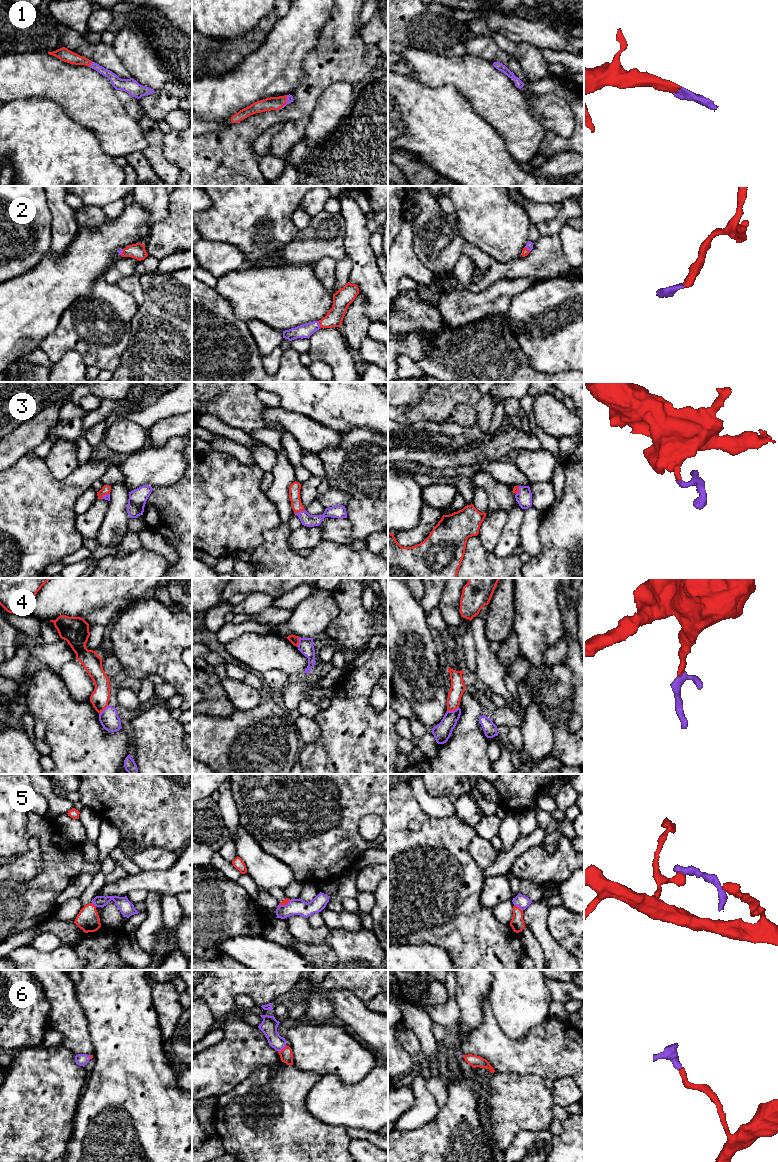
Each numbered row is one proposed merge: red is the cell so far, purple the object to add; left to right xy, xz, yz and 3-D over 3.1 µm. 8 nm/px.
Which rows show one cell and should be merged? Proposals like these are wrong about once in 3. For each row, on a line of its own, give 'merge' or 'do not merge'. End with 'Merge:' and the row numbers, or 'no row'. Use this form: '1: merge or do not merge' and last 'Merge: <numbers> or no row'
1: merge
2: merge
3: merge
4: do not merge
5: do not merge
6: merge
Merge: 1, 2, 3, 6

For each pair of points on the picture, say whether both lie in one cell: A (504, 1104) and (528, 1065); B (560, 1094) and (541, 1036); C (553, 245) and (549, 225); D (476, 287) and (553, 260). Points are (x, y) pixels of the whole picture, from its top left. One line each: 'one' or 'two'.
A: two
B: two
C: two
D: one

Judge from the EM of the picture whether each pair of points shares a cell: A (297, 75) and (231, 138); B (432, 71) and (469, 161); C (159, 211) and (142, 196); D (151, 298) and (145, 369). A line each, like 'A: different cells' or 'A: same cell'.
A: different cells
B: different cells
C: same cell
D: same cell

